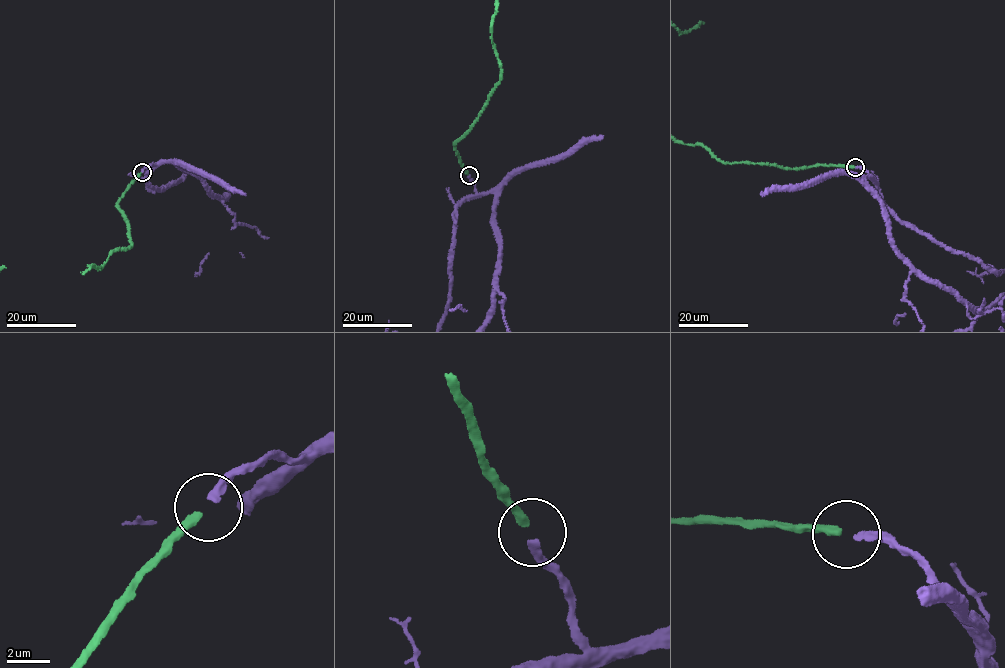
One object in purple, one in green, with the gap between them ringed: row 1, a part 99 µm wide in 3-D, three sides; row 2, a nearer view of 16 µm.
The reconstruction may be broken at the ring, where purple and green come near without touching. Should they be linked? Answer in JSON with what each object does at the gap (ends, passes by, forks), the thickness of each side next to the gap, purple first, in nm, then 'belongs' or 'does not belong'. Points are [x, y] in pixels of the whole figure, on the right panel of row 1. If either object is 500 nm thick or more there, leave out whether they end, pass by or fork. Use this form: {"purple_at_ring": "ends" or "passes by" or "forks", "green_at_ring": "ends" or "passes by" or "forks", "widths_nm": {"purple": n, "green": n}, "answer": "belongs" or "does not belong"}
{"purple_at_ring": "ends", "green_at_ring": "ends", "widths_nm": {"purple": 320, "green": 360}, "answer": "belongs"}

